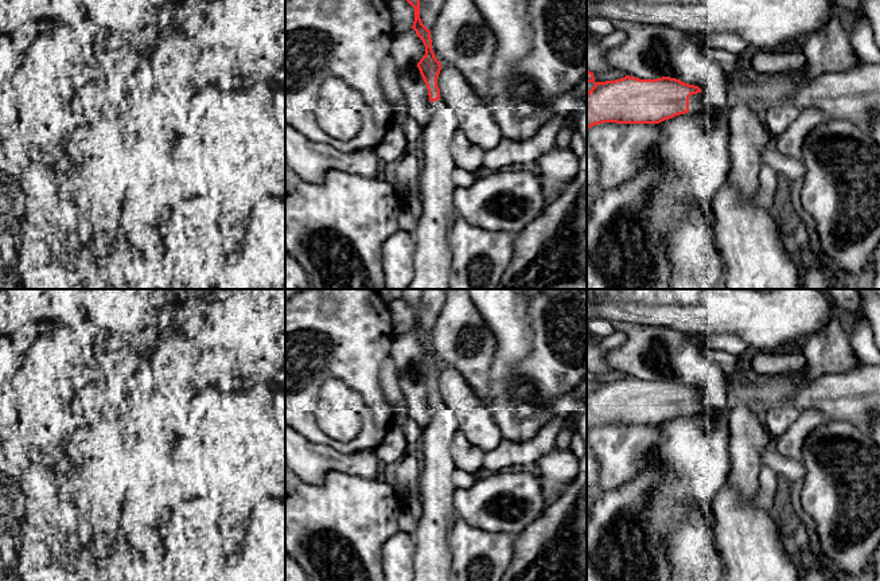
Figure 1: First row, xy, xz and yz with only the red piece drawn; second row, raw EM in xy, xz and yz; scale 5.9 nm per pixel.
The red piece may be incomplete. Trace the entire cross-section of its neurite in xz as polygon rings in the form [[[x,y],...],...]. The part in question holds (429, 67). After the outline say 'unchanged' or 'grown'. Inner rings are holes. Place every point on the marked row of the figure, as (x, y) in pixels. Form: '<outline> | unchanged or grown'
[[[420,0],[406,1],[414,8],[412,28],[425,46],[425,55],[417,67],[427,85],[432,112],[432,120],[424,126],[421,136],[421,218],[413,231],[414,276],[408,289],[448,289],[451,249],[447,235],[457,217],[453,203],[456,187],[452,183],[456,165],[451,153],[451,140],[459,125],[455,112],[440,98],[437,78],[441,63],[432,50],[431,31],[420,19]]] | grown

